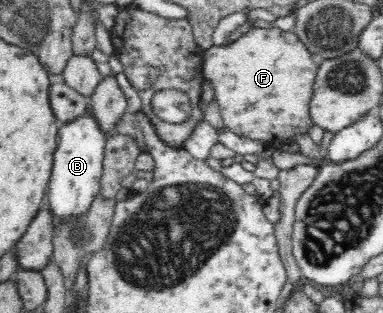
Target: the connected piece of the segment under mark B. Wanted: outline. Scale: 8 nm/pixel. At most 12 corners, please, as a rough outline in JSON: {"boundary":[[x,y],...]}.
{"boundary":[[89,104],[59,126],[45,199],[56,221],[100,194],[108,135]]}

